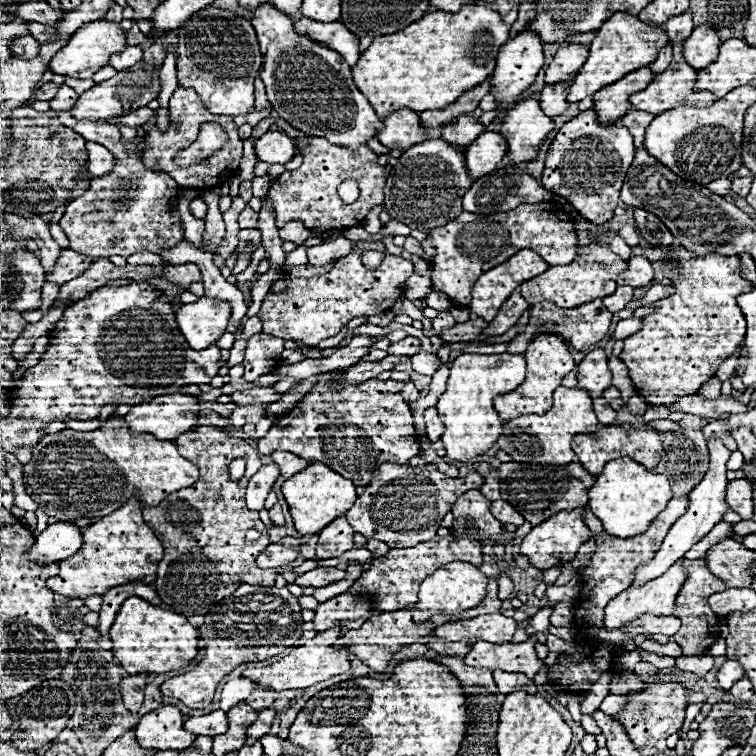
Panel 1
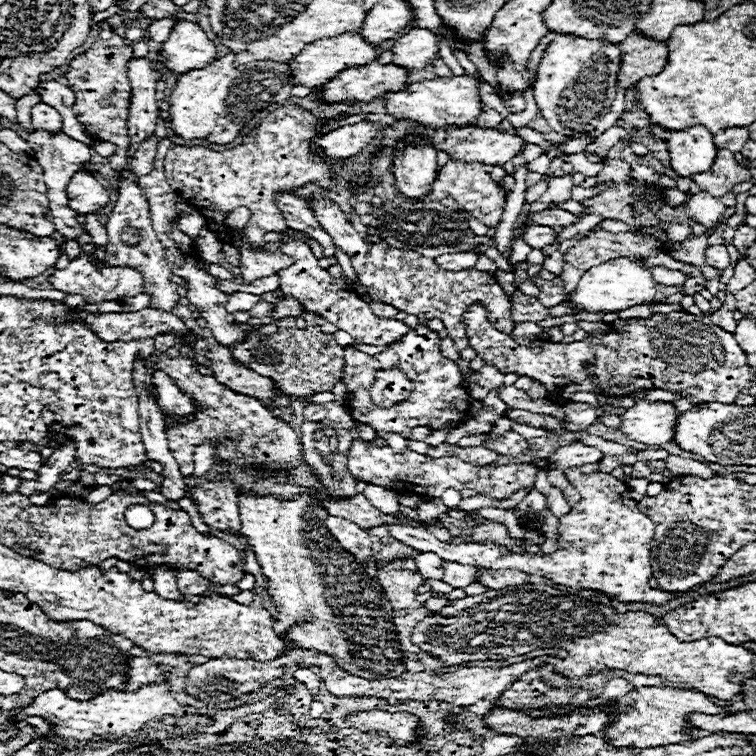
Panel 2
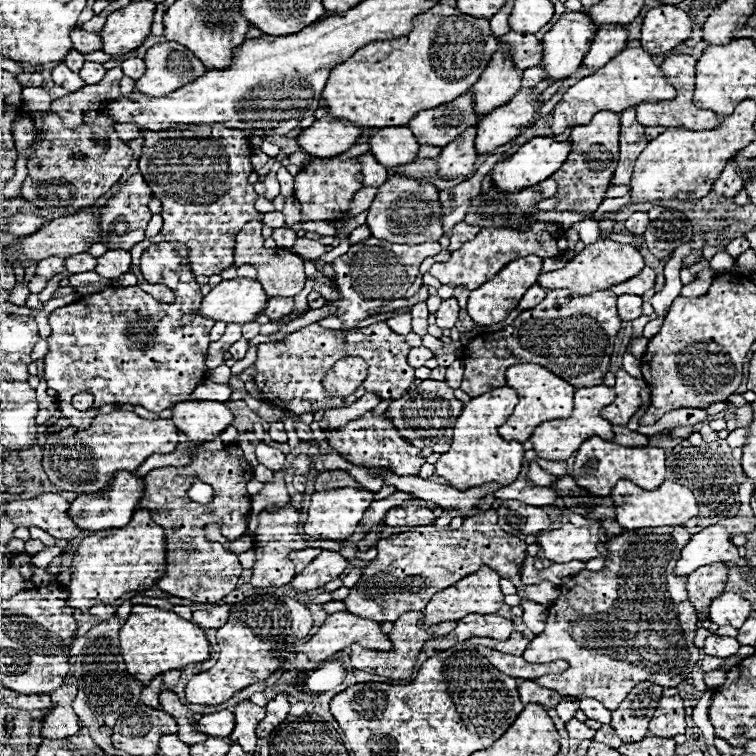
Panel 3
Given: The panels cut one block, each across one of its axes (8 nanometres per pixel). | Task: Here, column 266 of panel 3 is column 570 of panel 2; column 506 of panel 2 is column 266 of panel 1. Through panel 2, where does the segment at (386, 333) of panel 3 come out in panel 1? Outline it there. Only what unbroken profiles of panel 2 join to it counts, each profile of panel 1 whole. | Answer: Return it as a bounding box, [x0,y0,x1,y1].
[244,334,284,382]

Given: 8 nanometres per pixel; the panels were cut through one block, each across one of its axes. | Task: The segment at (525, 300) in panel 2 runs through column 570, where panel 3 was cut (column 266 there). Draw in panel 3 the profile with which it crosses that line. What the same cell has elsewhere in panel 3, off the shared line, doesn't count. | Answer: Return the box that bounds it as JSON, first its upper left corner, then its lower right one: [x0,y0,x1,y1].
[264,298,294,320]

